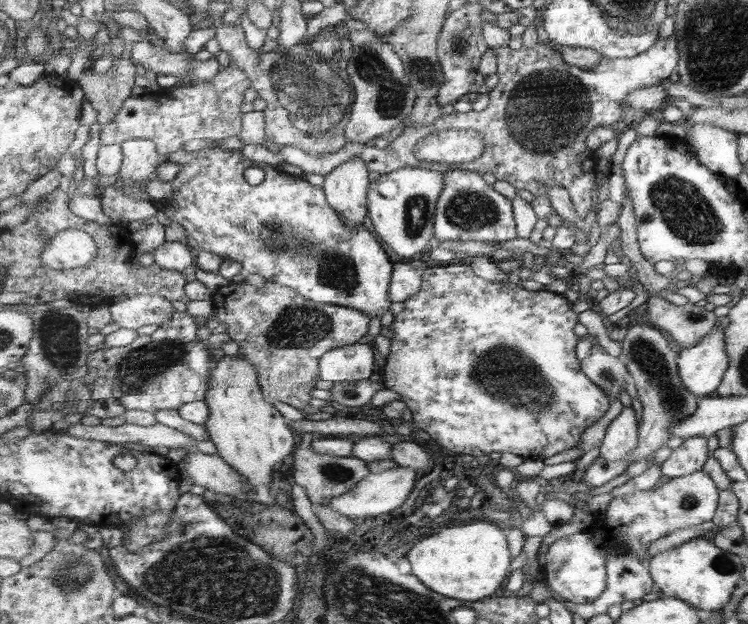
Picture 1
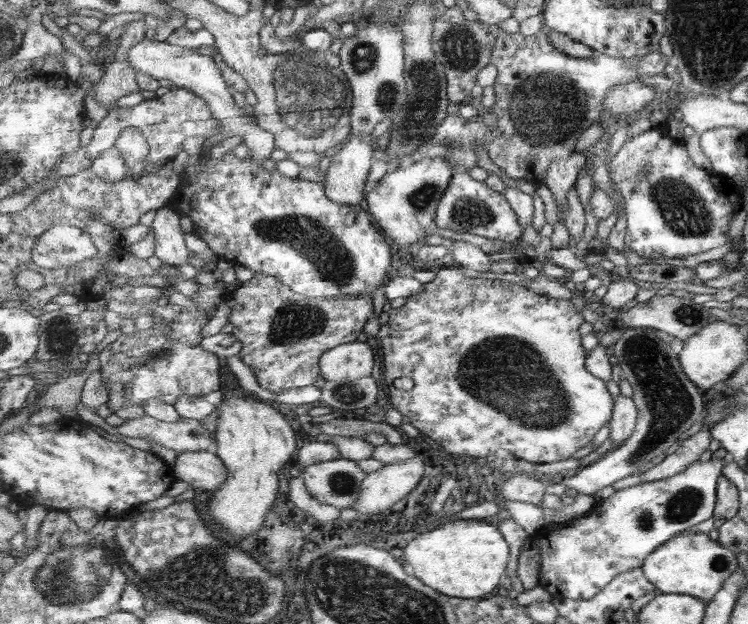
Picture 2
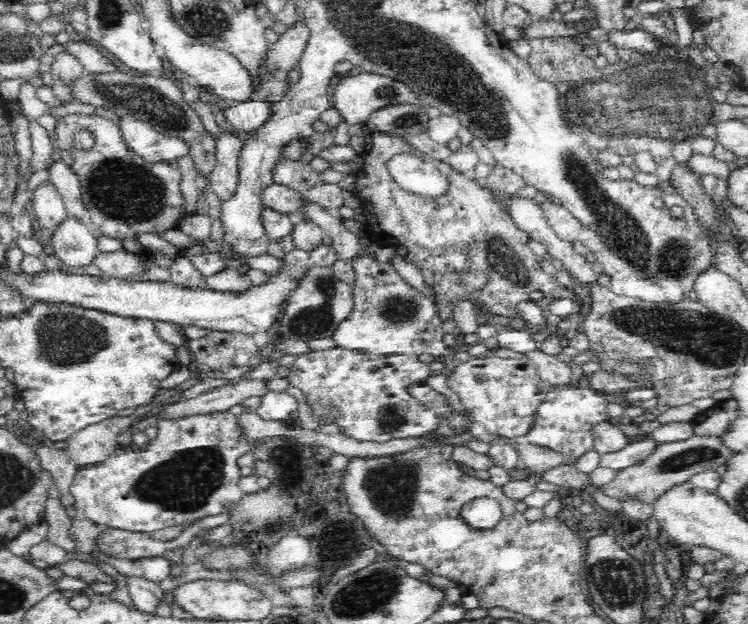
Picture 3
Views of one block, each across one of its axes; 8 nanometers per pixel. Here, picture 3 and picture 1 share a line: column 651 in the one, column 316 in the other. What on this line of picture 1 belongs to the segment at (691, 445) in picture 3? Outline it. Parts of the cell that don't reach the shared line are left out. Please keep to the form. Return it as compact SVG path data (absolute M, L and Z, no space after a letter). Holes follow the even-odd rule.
M305 433L301 437L302 440L292 455L292 476L296 484L304 487L313 505L329 504L333 498L349 494L353 486L357 486L370 474L369 464L359 458L317 454L313 450L314 433Z

